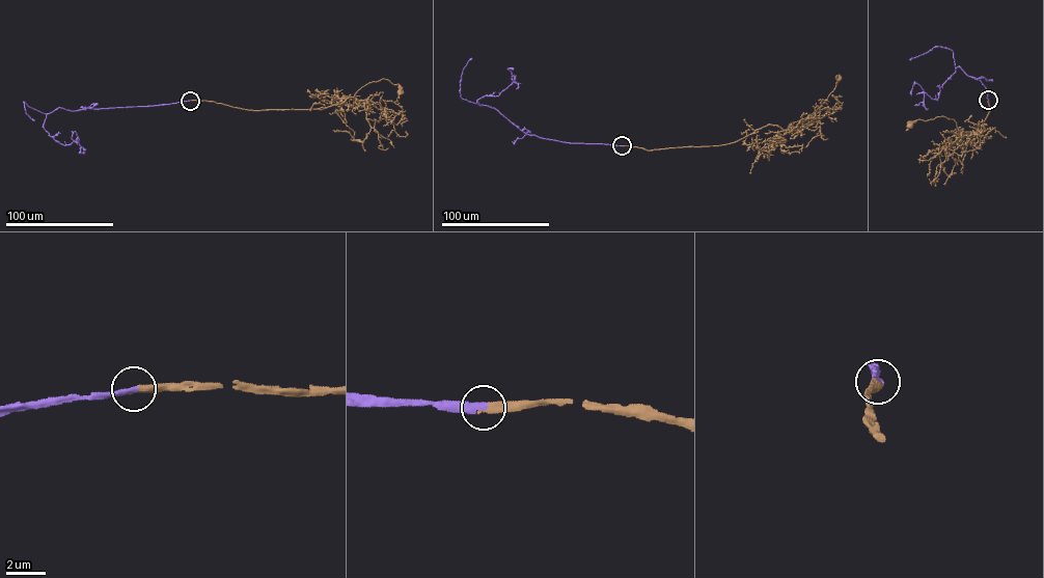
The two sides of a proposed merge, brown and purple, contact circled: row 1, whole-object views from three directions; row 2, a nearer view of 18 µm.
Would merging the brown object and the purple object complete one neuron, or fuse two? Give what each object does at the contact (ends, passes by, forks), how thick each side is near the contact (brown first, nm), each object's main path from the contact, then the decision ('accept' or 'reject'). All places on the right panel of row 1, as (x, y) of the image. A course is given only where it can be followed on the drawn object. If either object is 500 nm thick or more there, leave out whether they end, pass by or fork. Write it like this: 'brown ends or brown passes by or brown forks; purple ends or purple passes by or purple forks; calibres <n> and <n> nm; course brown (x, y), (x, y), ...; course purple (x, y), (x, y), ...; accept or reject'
brown ends; purple ends; calibres 320 and 360 nm; course brown (988, 100), (990, 111), (973, 135), (956, 134), (962, 131), (954, 119), (944, 116), (917, 119), (909, 127); course purple (988, 100), (983, 83), (959, 66), (940, 88), (937, 100), (932, 99), (916, 83), (911, 94); accept

